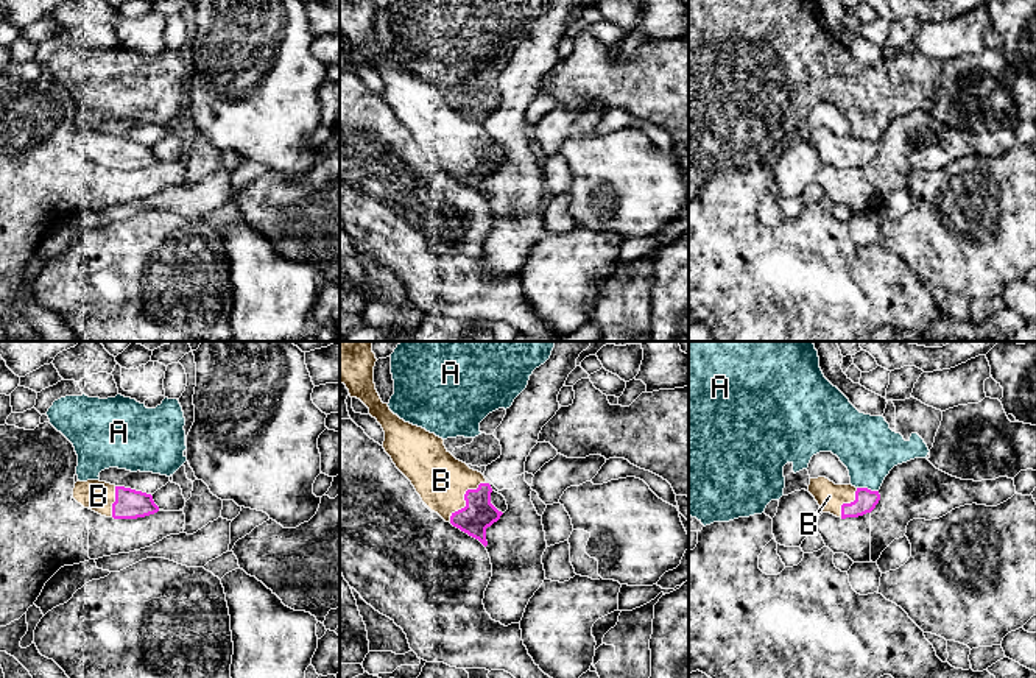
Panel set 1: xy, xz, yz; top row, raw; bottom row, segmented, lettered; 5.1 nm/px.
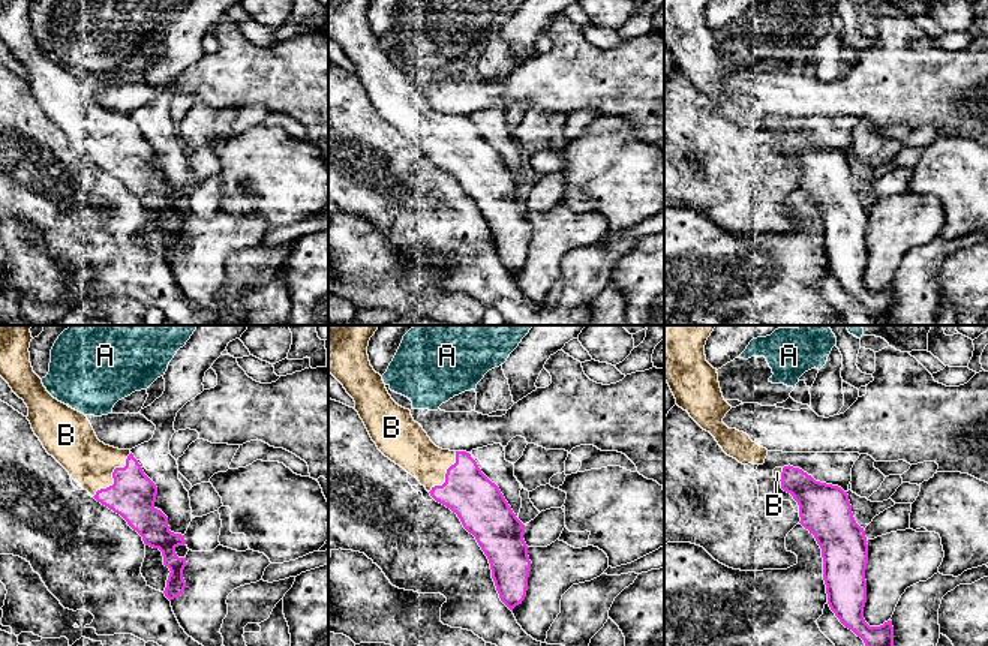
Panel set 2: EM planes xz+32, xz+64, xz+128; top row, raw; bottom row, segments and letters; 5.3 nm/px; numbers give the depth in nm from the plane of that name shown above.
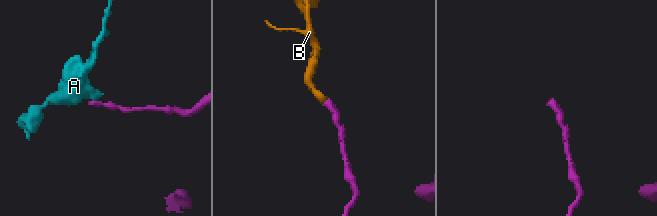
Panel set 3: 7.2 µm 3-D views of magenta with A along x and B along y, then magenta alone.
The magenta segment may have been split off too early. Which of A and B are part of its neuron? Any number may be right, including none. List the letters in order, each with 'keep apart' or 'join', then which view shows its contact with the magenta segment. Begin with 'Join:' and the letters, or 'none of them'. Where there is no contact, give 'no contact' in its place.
Join: B
A: keep apart; meets magenta in yz
B: join; meets magenta in xz

